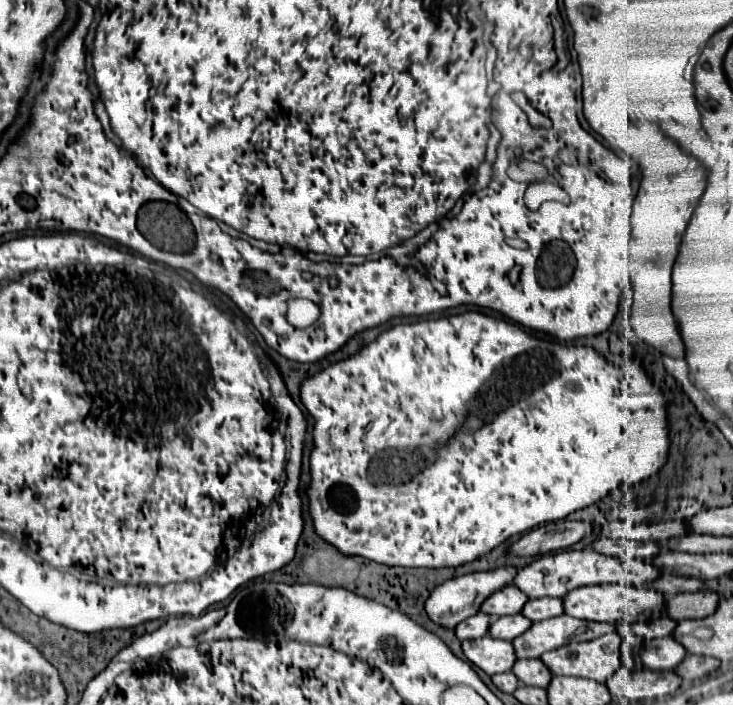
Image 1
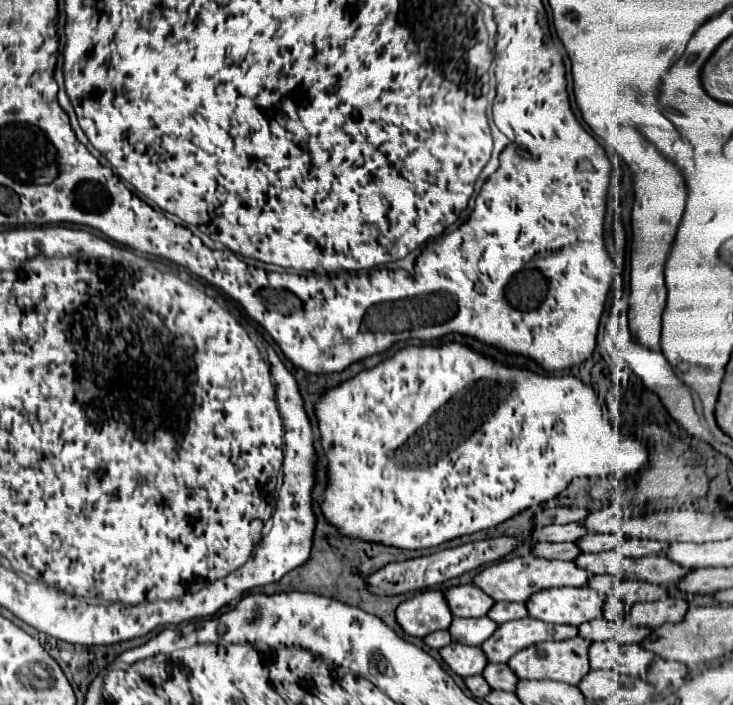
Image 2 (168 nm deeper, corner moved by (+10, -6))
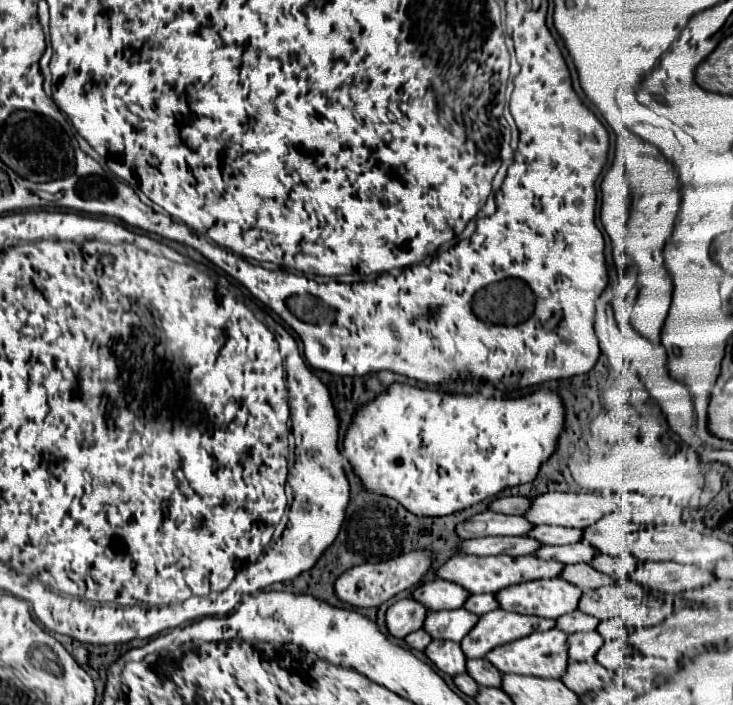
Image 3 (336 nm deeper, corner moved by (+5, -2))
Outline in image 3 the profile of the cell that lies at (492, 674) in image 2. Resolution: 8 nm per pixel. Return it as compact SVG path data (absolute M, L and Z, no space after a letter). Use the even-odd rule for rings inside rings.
M470 659L466 665L466 671L478 681L478 685L484 685L484 687L502 685L502 673L494 665L490 665L486 659Z

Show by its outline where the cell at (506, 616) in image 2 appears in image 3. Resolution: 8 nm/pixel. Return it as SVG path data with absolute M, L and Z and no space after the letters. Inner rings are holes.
M472 595L466 601L466 609L476 613L476 615L484 615L486 611L498 609L498 601L494 599L494 595Z

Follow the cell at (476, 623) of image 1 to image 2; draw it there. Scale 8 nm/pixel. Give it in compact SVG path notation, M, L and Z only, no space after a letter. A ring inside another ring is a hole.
M437 631L437 633L431 633L431 635L423 637L423 643L427 647L431 647L431 649L441 649L441 647L449 645L451 639L449 639L449 633L447 631Z

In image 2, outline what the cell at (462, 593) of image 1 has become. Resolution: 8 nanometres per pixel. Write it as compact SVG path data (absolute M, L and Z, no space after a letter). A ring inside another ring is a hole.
M435 589L403 601L395 611L395 619L407 635L425 637L433 631L447 629L453 615L449 613L447 603L443 603L443 591Z

